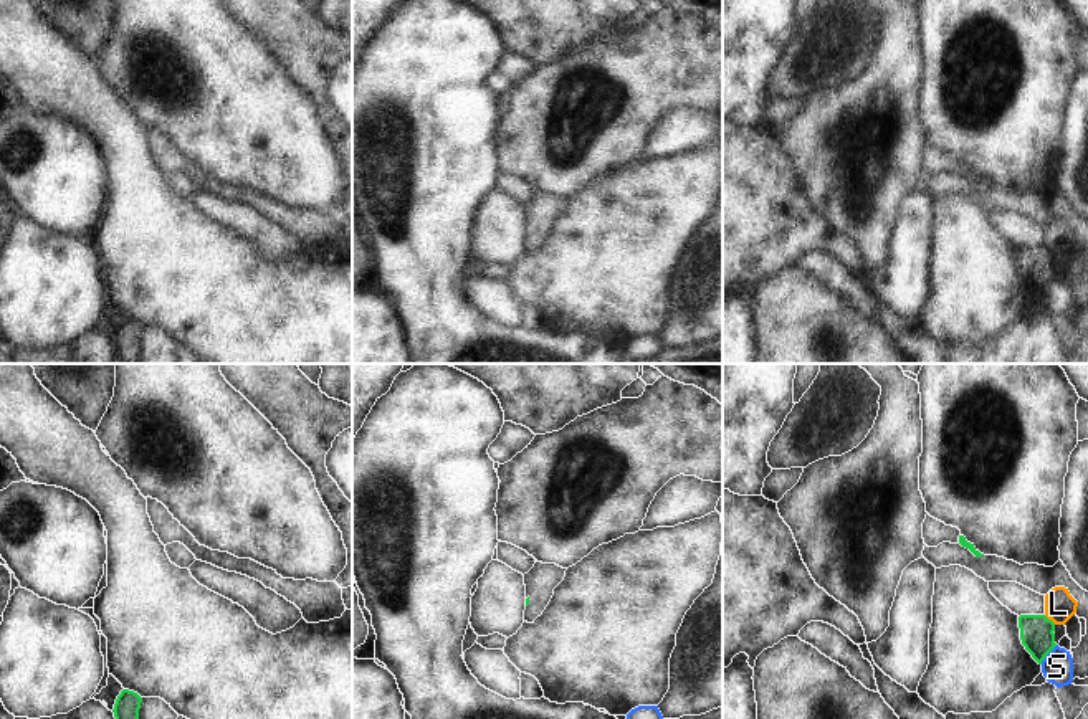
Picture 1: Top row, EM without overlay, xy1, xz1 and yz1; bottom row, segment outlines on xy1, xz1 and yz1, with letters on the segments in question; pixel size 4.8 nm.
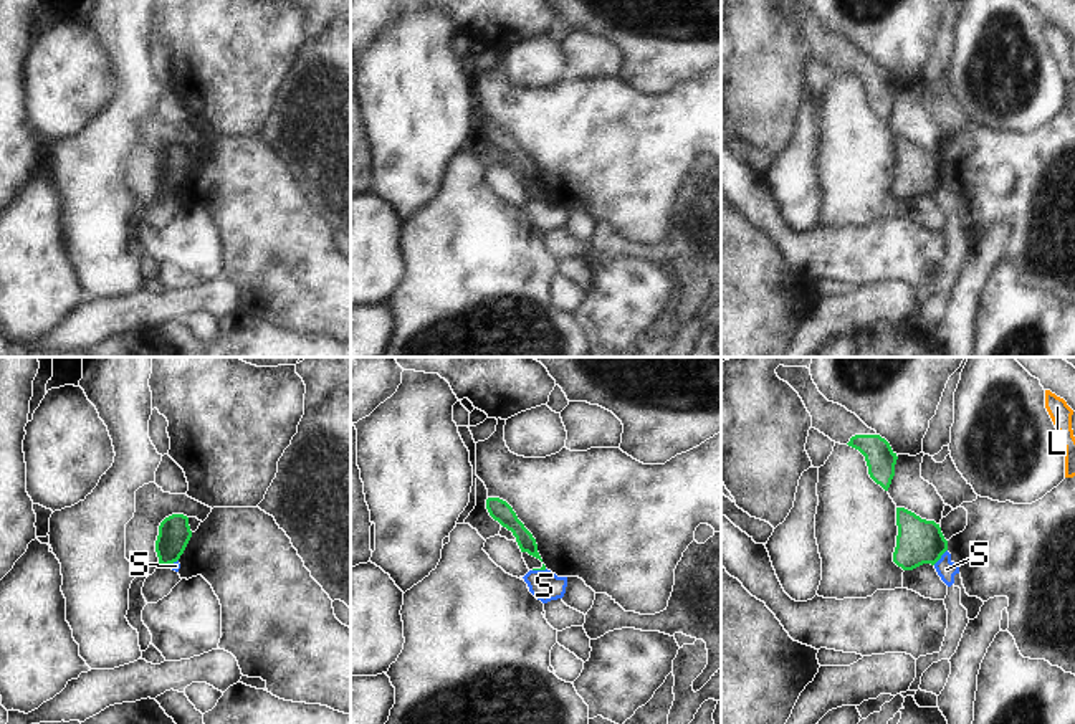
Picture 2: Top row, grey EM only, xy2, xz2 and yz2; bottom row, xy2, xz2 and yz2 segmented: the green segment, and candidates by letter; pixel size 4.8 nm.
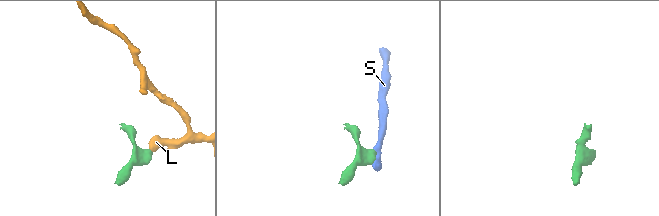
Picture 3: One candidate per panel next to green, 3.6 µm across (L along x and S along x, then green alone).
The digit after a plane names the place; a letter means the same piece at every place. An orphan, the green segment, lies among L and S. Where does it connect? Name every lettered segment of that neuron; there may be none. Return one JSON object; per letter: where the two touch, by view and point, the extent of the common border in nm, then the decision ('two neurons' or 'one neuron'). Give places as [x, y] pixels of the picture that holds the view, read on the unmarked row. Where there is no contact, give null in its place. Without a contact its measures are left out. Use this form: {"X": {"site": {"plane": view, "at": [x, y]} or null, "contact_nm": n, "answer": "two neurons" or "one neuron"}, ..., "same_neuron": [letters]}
{"L": {"site": {"plane": "yz1", "at": [1050, 250]}, "contact_nm": 80, "answer": "two neurons"}, "S": {"site": {"plane": "yz1", "at": [1047, 283]}, "contact_nm": 130, "answer": "two neurons"}, "same_neuron": []}

